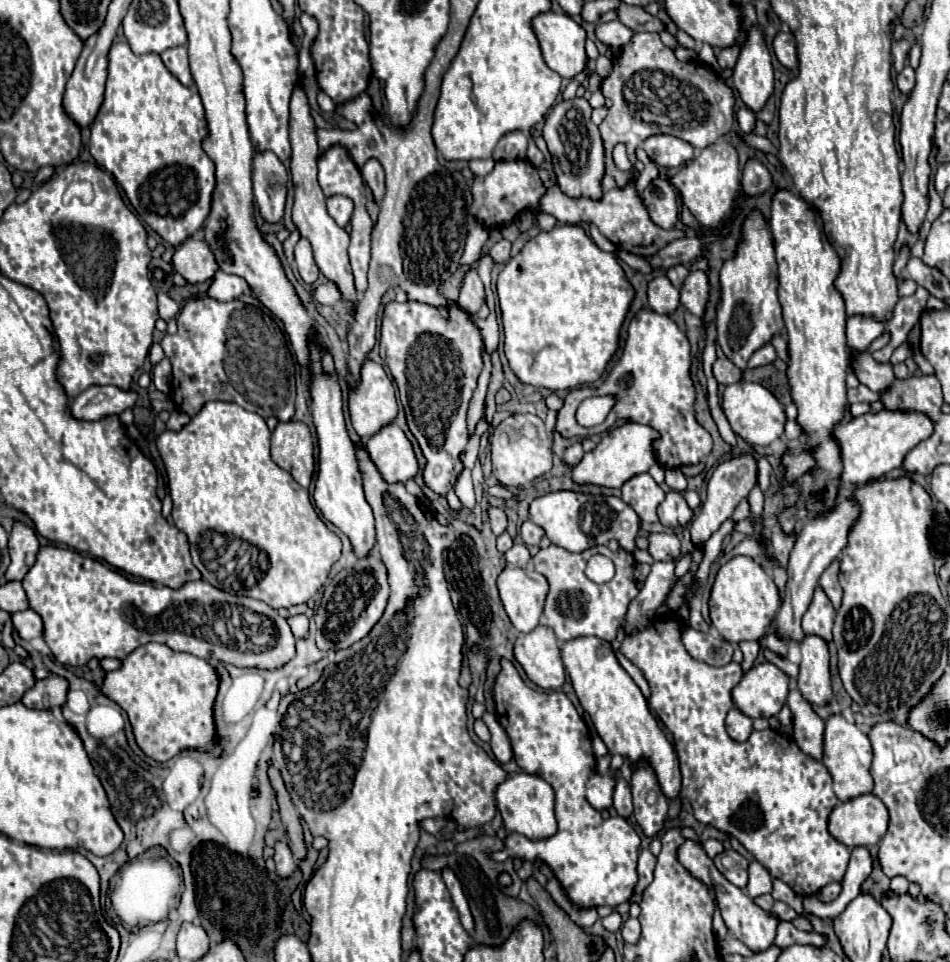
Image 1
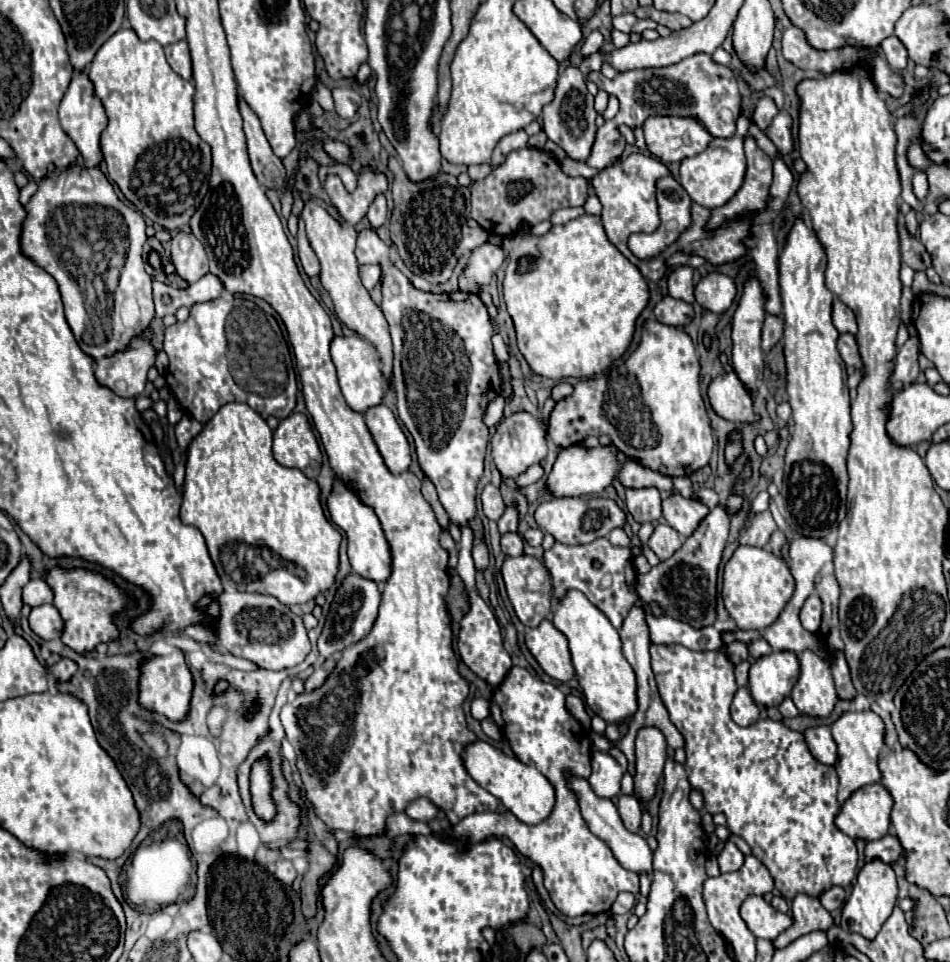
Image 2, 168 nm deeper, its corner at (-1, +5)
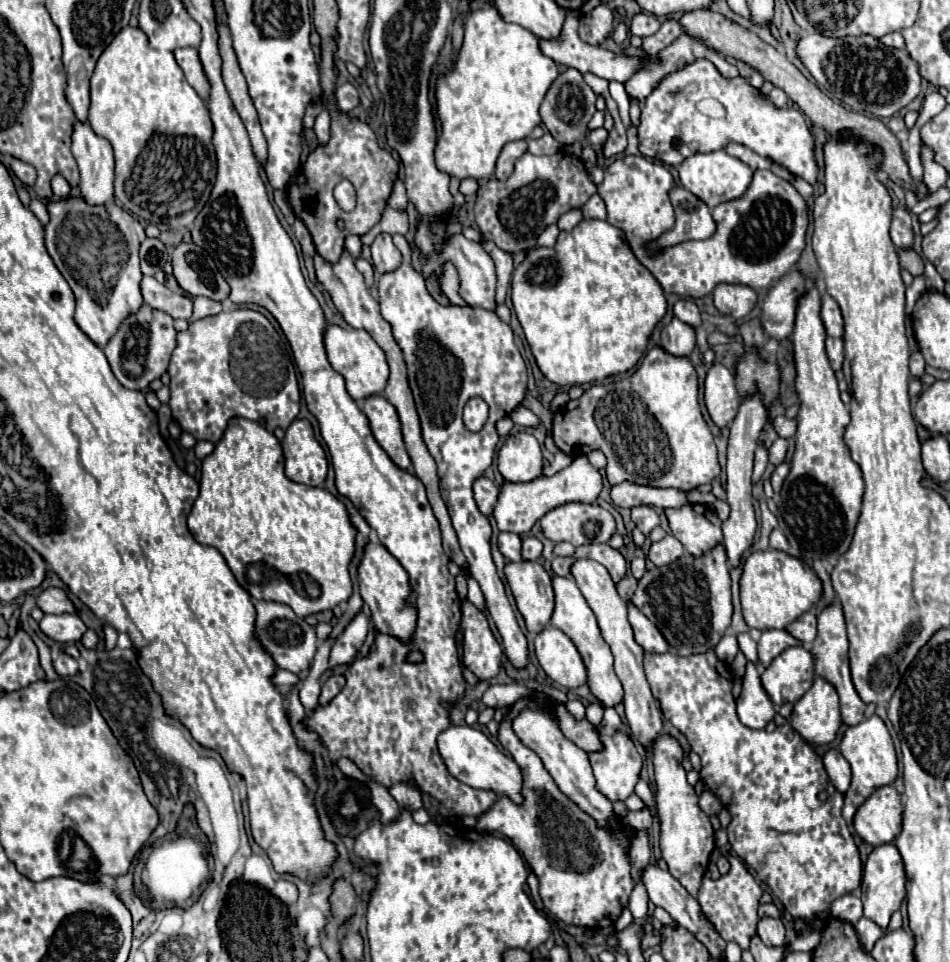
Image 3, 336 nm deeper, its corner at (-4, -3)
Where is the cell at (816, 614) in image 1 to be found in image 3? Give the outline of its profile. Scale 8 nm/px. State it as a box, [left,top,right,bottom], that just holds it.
[786,611,816,645]

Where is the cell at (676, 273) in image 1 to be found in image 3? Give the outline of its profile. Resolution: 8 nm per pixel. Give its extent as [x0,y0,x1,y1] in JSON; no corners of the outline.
[674,299,702,327]

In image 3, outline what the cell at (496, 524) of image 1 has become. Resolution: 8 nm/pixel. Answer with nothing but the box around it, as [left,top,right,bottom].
[472,477,498,517]

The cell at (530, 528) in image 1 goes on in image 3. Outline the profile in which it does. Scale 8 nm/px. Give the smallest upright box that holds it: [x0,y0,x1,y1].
[522,537,542,561]

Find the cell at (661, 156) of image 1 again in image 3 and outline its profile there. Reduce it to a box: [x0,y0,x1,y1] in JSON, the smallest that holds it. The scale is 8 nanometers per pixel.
[638,59,818,185]

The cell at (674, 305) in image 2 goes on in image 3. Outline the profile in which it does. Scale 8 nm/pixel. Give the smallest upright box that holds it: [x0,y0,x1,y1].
[660,317,696,357]

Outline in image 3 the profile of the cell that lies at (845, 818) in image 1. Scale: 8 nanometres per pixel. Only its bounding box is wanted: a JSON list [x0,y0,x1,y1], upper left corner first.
[854,787,902,845]

